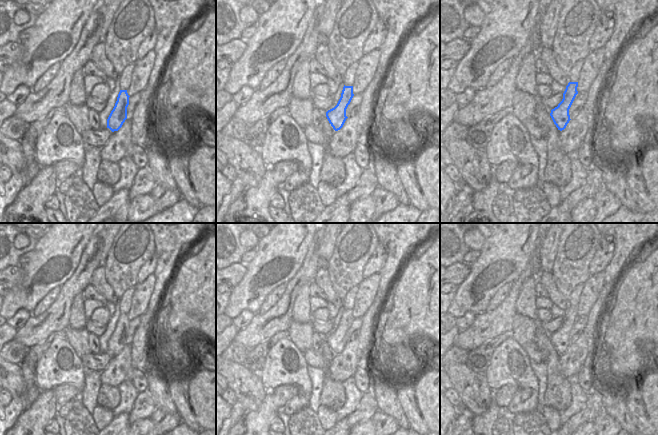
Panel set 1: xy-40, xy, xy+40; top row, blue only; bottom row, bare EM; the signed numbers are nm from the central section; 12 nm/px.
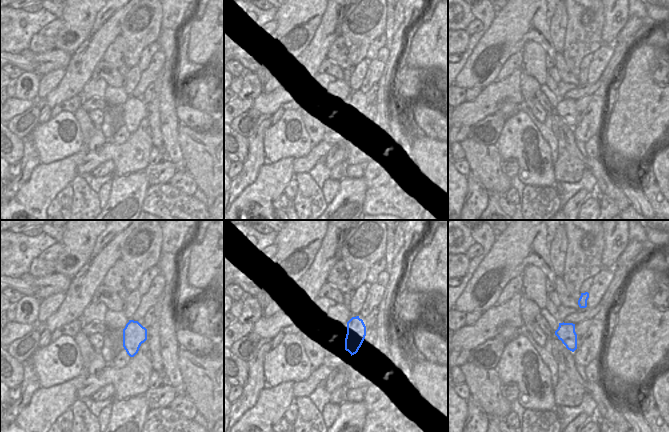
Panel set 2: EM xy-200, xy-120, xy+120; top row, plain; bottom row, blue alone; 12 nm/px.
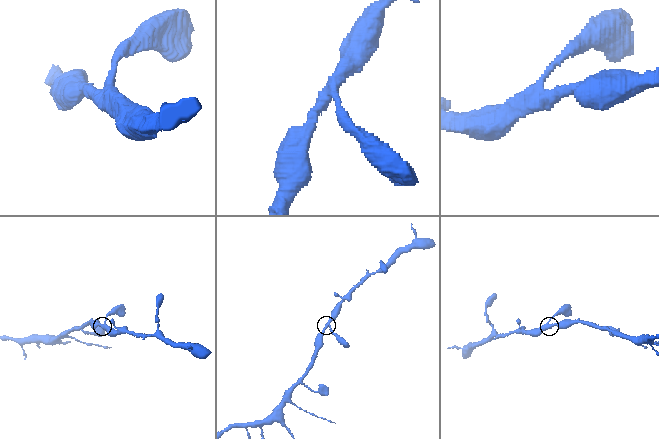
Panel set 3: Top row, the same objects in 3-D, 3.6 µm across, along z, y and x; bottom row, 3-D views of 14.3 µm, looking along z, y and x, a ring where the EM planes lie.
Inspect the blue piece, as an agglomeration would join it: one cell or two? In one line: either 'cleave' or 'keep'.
keep

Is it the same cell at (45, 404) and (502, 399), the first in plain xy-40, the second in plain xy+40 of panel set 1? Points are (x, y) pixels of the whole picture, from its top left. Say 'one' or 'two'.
two

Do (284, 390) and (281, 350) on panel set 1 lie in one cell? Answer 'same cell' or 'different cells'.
different cells

